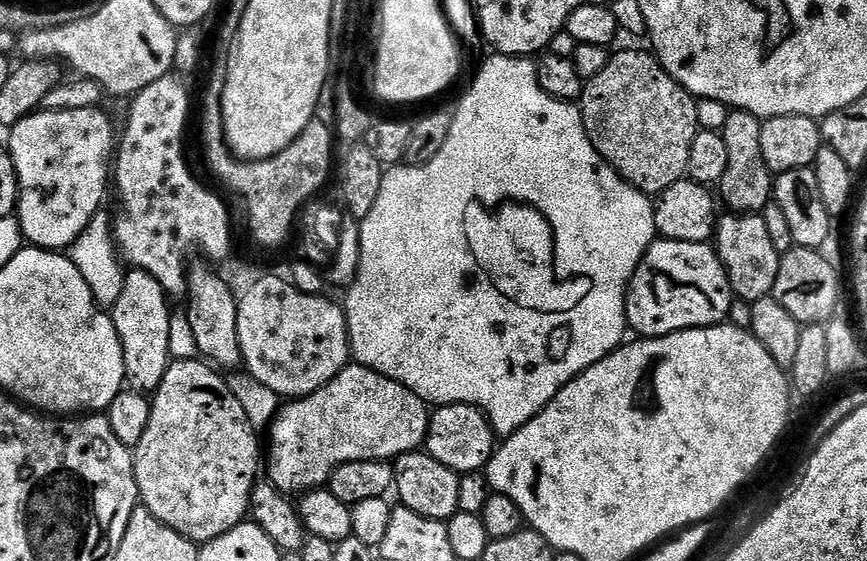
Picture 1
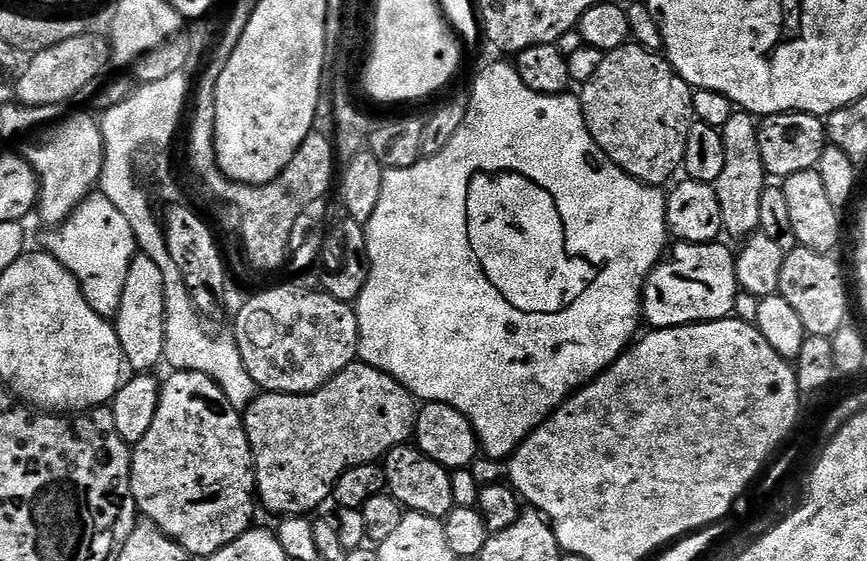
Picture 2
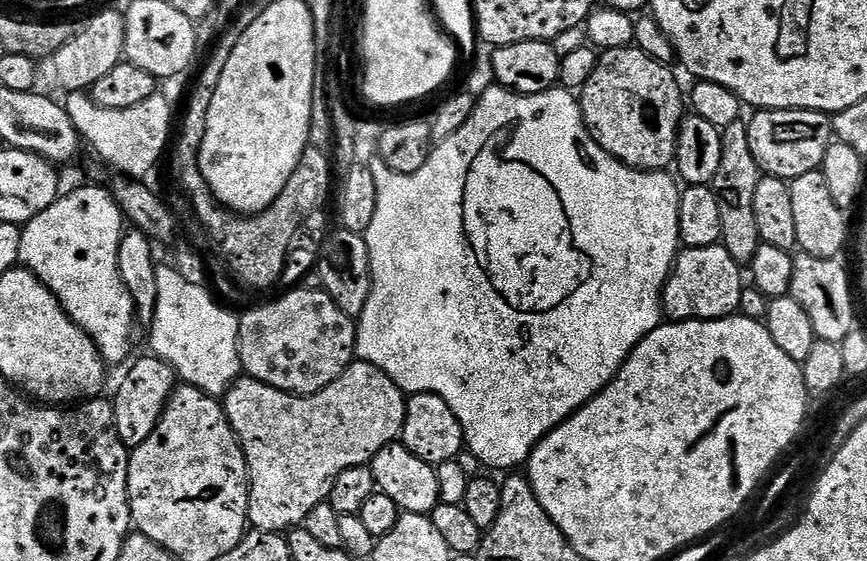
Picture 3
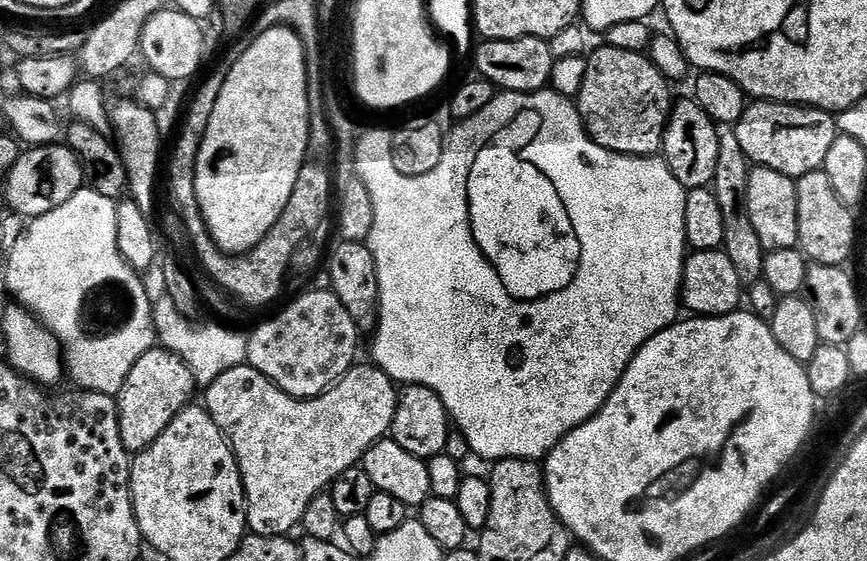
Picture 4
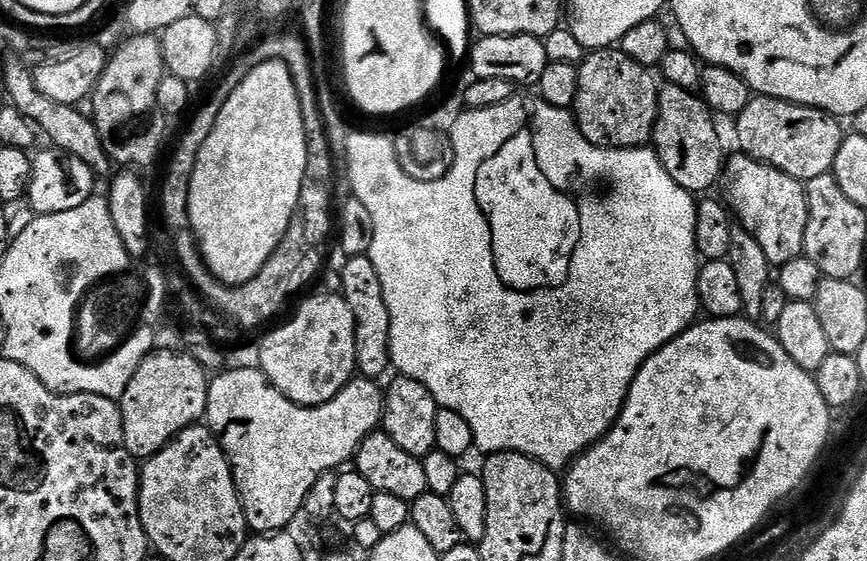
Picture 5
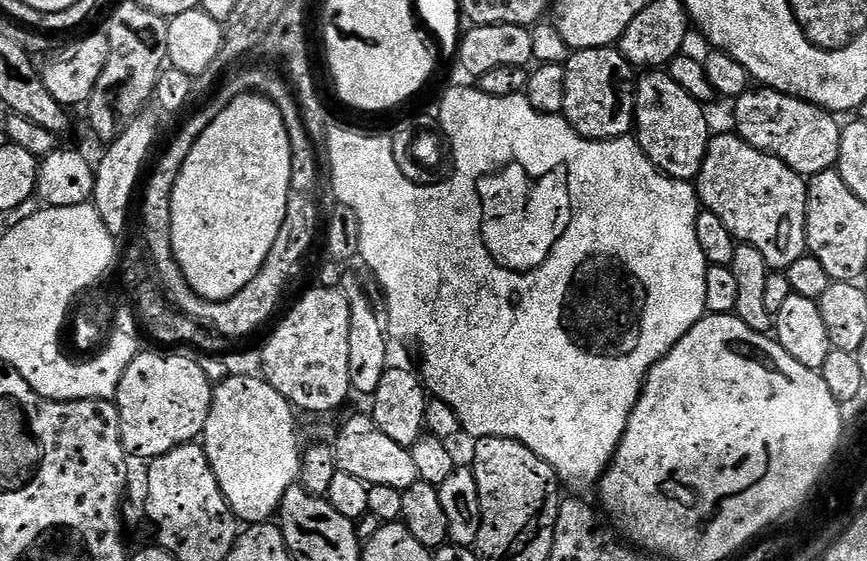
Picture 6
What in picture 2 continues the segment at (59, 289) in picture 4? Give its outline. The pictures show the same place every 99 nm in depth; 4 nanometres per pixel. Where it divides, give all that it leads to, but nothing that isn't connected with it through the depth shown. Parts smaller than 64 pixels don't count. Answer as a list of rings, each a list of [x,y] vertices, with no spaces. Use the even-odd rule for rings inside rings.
[[[92,194],[49,232],[52,233],[43,244],[46,251],[66,266],[78,282],[86,302],[90,302],[99,316],[115,317],[122,302],[126,270],[130,270],[130,262],[138,252],[130,222],[126,222],[126,217],[105,196]]]

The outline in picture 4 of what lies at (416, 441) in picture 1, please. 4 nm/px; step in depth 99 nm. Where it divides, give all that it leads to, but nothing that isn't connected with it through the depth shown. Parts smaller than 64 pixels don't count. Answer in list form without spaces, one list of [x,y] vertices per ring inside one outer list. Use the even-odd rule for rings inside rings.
[[[247,362],[226,370],[226,374],[218,374],[218,378],[203,389],[203,407],[228,439],[240,467],[251,535],[288,536],[295,528],[297,531],[306,514],[306,506],[310,506],[313,498],[331,486],[343,472],[357,467],[365,454],[391,433],[398,388],[381,368],[368,364],[357,363],[337,384],[313,400],[294,399]]]

